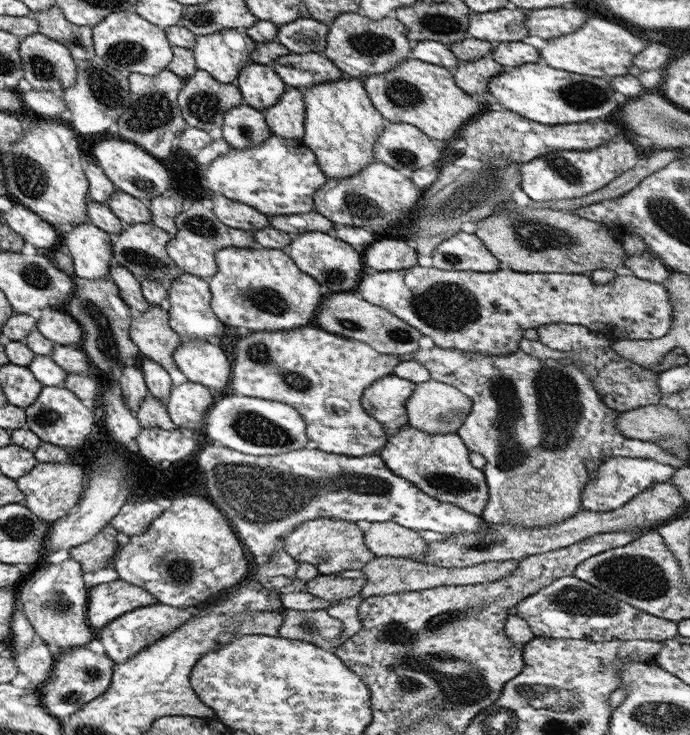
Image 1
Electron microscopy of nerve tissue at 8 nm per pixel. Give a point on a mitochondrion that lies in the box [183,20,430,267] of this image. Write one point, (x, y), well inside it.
(369, 42)

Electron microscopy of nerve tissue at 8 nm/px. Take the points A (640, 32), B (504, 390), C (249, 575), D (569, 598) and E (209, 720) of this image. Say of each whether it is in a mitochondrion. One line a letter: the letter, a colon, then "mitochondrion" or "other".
A: other
B: mitochondrion
C: other
D: mitochondrion
E: other

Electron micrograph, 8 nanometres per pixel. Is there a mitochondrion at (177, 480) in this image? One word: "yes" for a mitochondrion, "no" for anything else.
no

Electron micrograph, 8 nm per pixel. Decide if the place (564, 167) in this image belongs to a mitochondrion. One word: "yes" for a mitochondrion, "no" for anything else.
yes

